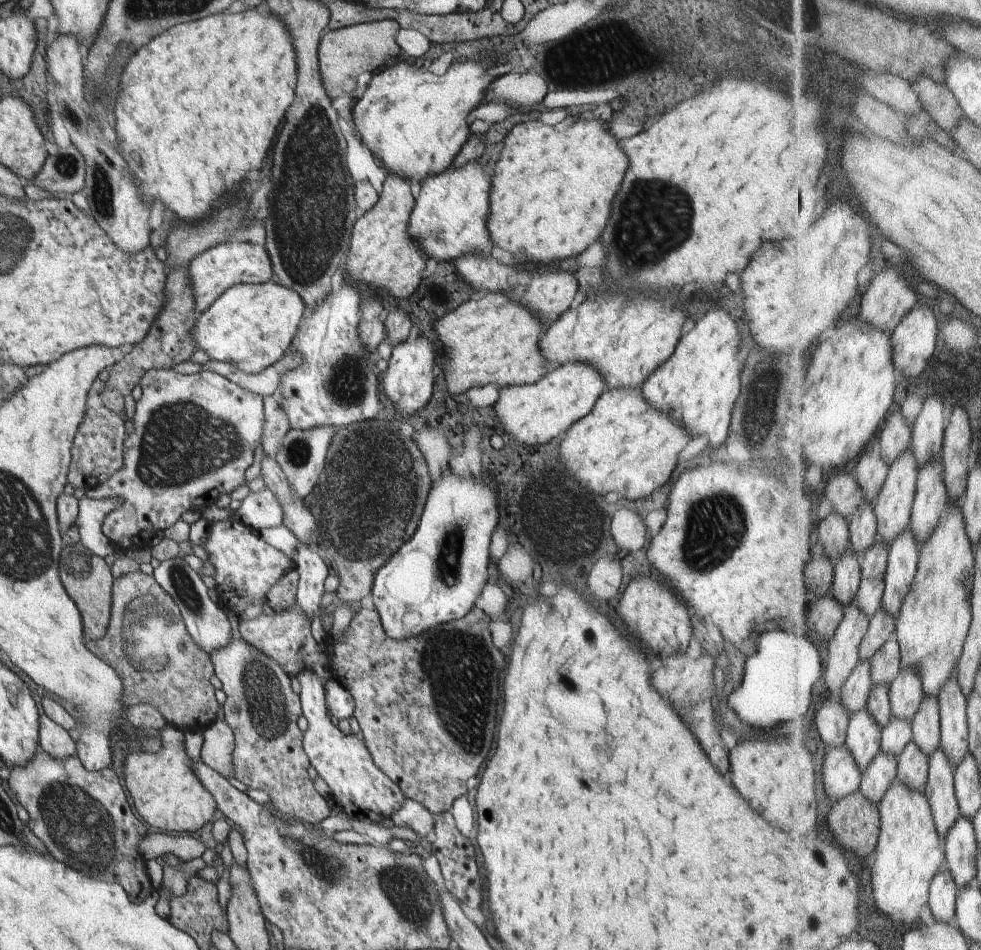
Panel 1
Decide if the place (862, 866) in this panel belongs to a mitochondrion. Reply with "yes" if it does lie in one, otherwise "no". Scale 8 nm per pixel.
no

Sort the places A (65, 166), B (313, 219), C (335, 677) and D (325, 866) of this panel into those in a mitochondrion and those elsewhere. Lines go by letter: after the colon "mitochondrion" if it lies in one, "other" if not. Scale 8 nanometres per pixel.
A: mitochondrion
B: mitochondrion
C: other
D: mitochondrion

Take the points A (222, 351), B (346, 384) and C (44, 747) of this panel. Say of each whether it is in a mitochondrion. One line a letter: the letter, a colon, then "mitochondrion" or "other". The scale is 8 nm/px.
A: other
B: mitochondrion
C: other

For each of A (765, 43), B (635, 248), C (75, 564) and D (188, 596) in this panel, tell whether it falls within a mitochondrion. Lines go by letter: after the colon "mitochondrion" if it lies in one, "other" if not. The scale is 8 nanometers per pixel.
A: mitochondrion
B: mitochondrion
C: mitochondrion
D: mitochondrion

